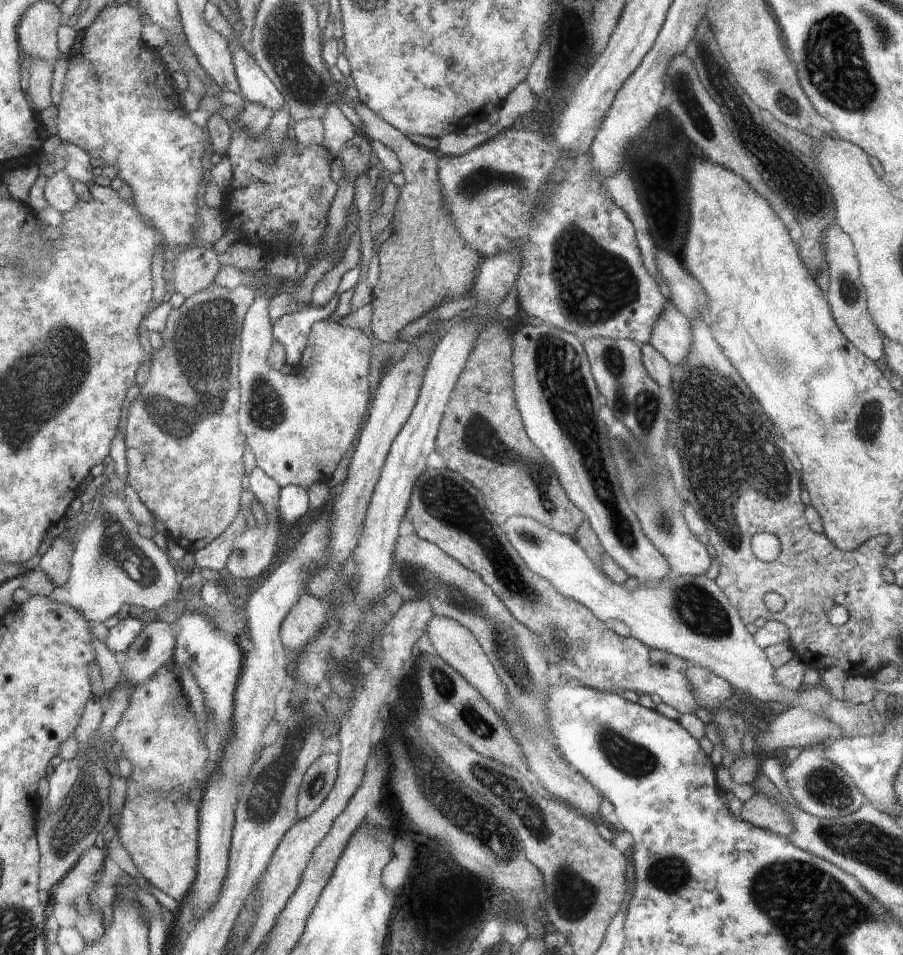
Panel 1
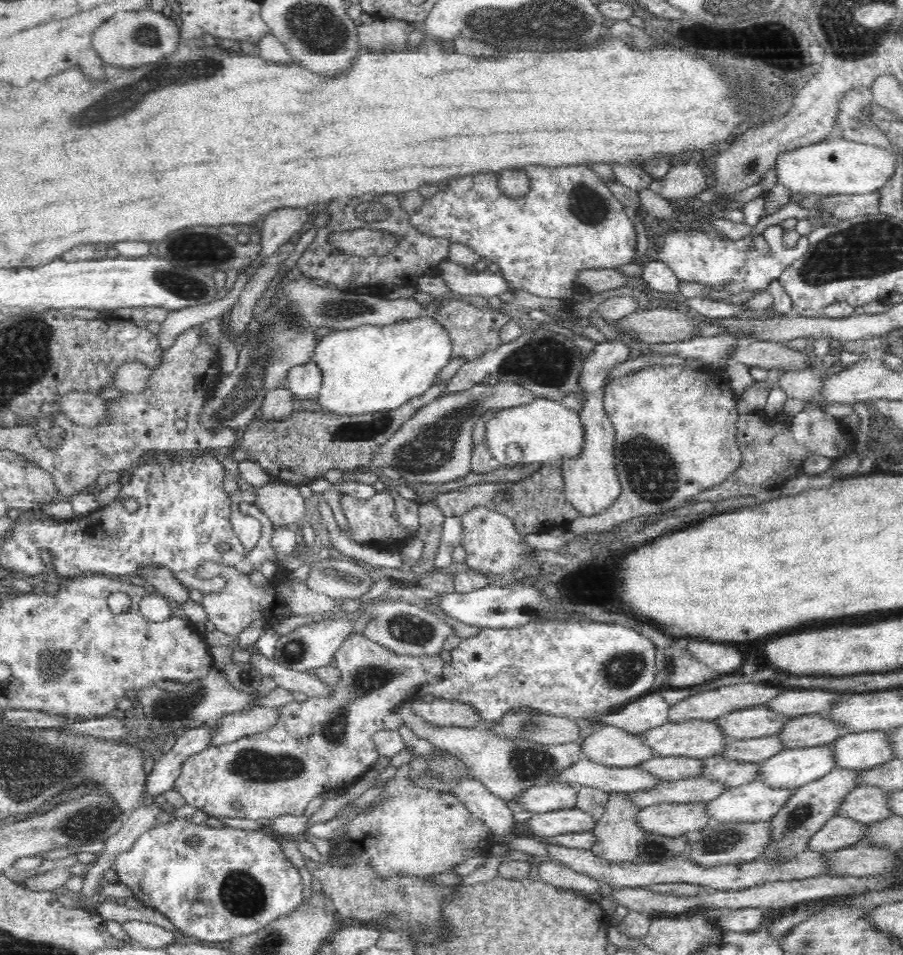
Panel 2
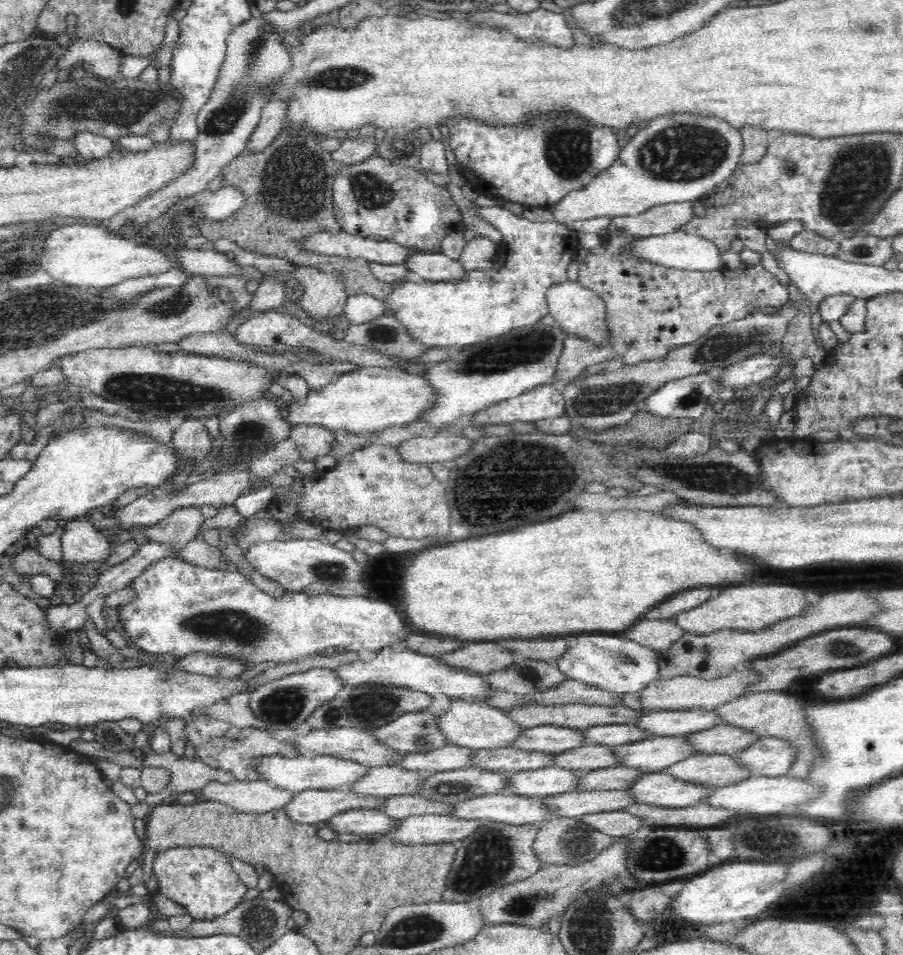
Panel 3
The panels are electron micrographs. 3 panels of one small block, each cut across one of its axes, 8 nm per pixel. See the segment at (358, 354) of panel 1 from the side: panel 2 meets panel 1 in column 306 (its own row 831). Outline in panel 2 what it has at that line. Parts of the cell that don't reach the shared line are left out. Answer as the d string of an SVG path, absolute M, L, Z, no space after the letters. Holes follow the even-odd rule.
M401 766L396 776L385 784L385 790L380 798L369 804L373 807L365 813L356 815L347 824L345 831L335 839L327 840L331 848L334 848L336 855L341 856L337 858L338 865L344 867L349 864L364 863L370 865L374 872L382 876L406 874L432 877L442 872L449 872L460 863L481 854L493 845L494 838L484 821L475 817L456 795L411 786L409 782L412 778L409 777L408 772L406 766Z

